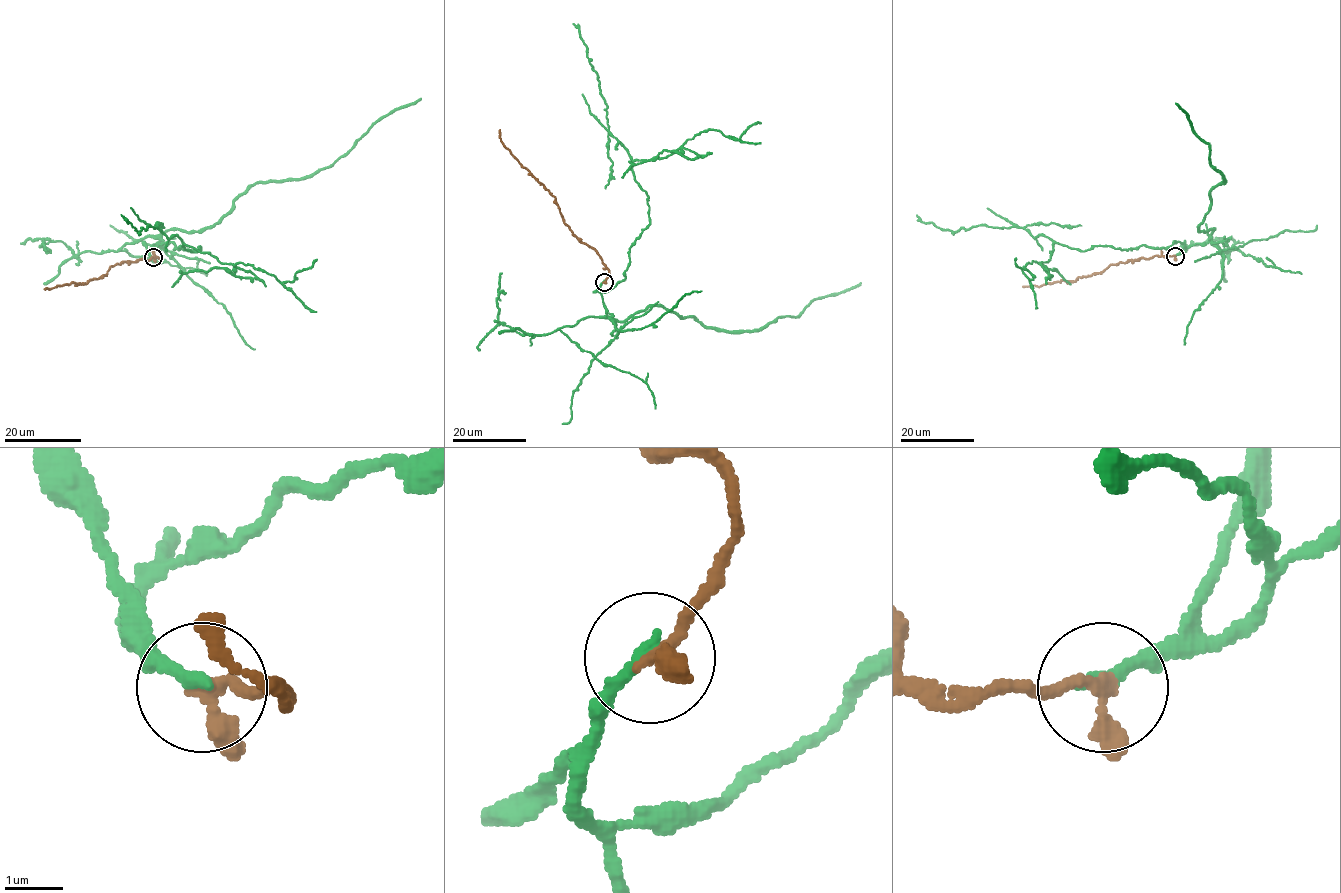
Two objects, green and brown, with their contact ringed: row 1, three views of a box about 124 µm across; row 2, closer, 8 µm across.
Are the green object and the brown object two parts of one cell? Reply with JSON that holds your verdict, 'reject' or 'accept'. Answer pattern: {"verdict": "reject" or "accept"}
{"verdict": "reject"}

